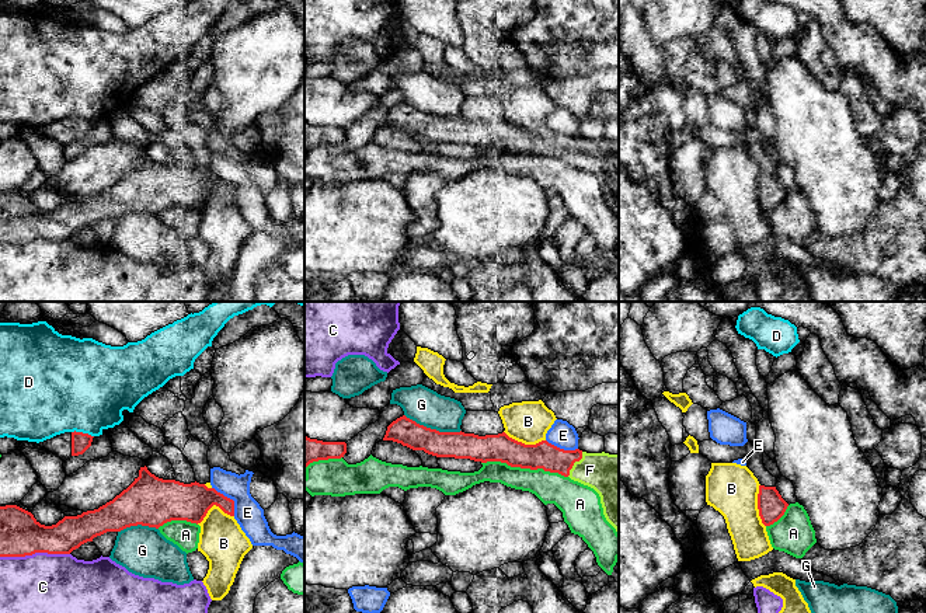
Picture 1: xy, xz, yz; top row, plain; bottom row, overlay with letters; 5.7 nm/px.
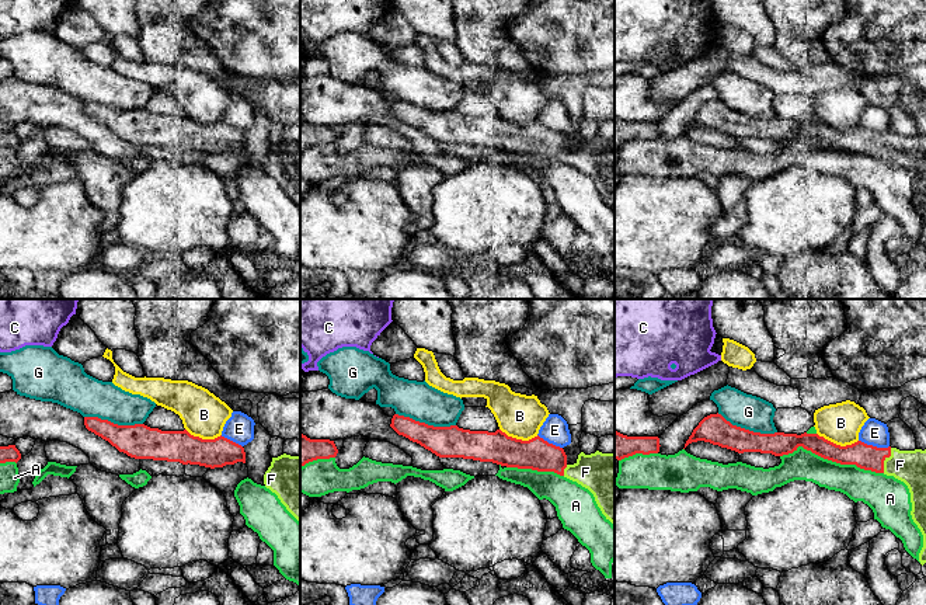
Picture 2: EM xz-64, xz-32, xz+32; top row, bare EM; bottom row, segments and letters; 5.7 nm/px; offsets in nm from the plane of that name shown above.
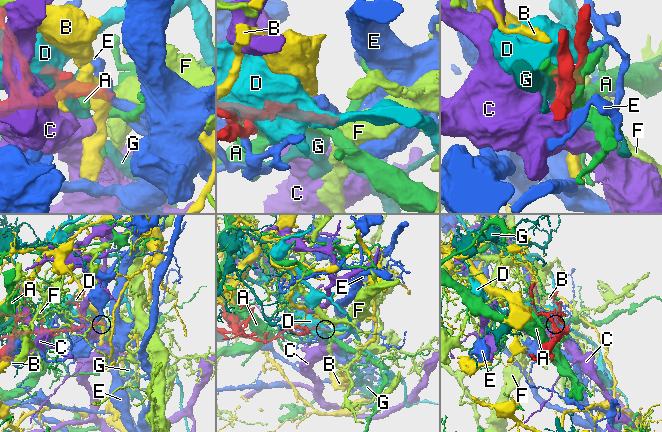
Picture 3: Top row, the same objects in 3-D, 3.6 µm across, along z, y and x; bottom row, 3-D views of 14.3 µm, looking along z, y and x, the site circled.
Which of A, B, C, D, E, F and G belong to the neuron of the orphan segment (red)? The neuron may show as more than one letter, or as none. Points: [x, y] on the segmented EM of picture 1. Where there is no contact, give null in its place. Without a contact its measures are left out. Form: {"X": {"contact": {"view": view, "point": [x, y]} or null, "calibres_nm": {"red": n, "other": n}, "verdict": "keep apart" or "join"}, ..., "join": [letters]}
{"A": {"contact": {"view": "xz", "point": [525, 467]}, "calibres_nm": {"red": 160, "other": 180}, "verdict": "keep apart"}, "B": {"contact": {"view": "xz", "point": [524, 443]}, "calibres_nm": {"red": 160, "other": 240}, "verdict": "keep apart"}, "C": {"contact": {"view": "xy", "point": [34, 553]}, "calibres_nm": {"red": 240, "other": 340}, "verdict": "keep apart"}, "D": {"contact": {"view": "xy", "point": [83, 434]}, "calibres_nm": {"red": 110, "other": 480}, "verdict": "keep apart"}, "E": {"contact": {"view": "xy", "point": [229, 498]}, "calibres_nm": {"red": 220, "other": 160}, "verdict": "keep apart"}, "F": {"contact": {"view": "xz", "point": [574, 462]}, "calibres_nm": {"red": 160, "other": 280}, "verdict": "join"}, "G": {"contact": {"view": "xz", "point": [432, 429]}, "calibres_nm": {"red": 160, "other": 200}, "verdict": "keep apart"}, "join": ["F"]}

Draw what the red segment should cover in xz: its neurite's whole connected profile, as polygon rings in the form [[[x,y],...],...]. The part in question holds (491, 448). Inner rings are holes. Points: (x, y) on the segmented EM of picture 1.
[[[407,418],[393,421],[383,440],[393,440],[412,450],[424,450],[436,457],[501,462],[511,467],[558,473],[593,488],[606,520],[619,534],[619,453],[586,453],[564,450],[547,440],[525,445],[505,432],[478,436],[464,432],[439,432]]]

